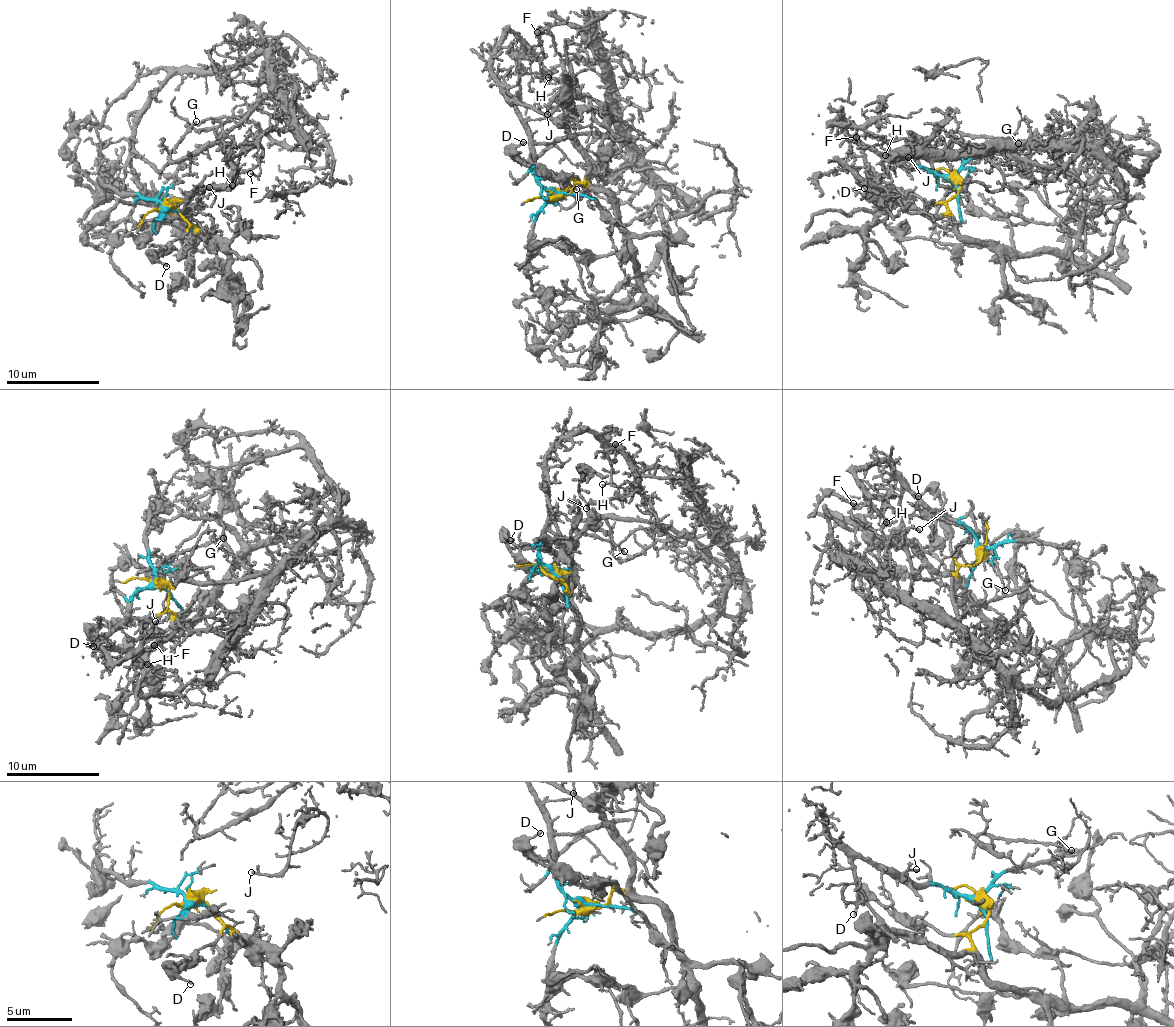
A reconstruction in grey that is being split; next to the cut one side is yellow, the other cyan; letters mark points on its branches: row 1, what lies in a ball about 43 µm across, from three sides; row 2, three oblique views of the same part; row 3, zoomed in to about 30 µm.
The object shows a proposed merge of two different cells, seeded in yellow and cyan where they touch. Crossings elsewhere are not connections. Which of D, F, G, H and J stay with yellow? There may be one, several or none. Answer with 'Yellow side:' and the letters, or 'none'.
Yellow side: D

